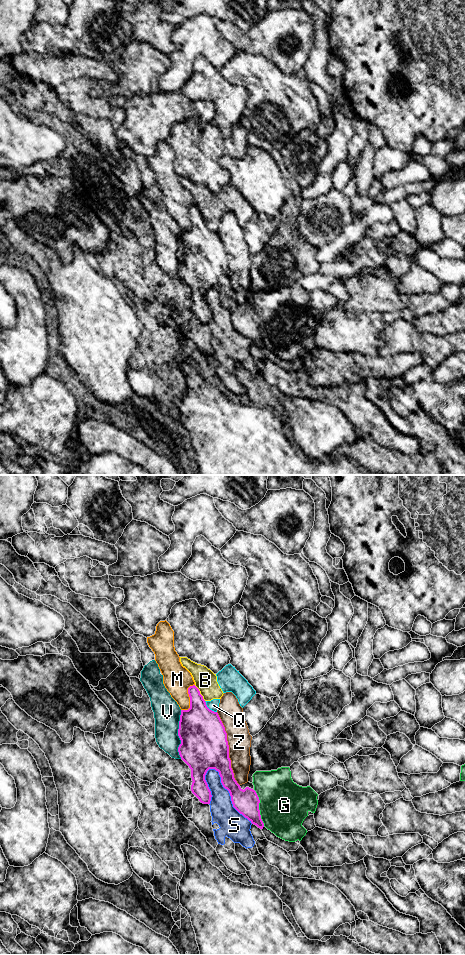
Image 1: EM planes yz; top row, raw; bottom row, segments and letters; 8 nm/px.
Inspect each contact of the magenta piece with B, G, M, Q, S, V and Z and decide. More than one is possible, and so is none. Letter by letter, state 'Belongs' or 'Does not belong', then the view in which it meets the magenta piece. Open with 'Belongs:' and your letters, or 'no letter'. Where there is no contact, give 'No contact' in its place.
Belongs: no letter
B: Does not belong. Touches magenta in yz
G: Does not belong. Touches magenta in yz
M: Does not belong. Touches magenta in yz
Q: Does not belong. Touches magenta in yz
S: Does not belong. Touches magenta in yz
V: Does not belong. Touches magenta in yz
Z: Does not belong. Touches magenta in yz

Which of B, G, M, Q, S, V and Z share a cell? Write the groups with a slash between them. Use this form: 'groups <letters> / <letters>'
groups B Q / G / M / S / V / Z

